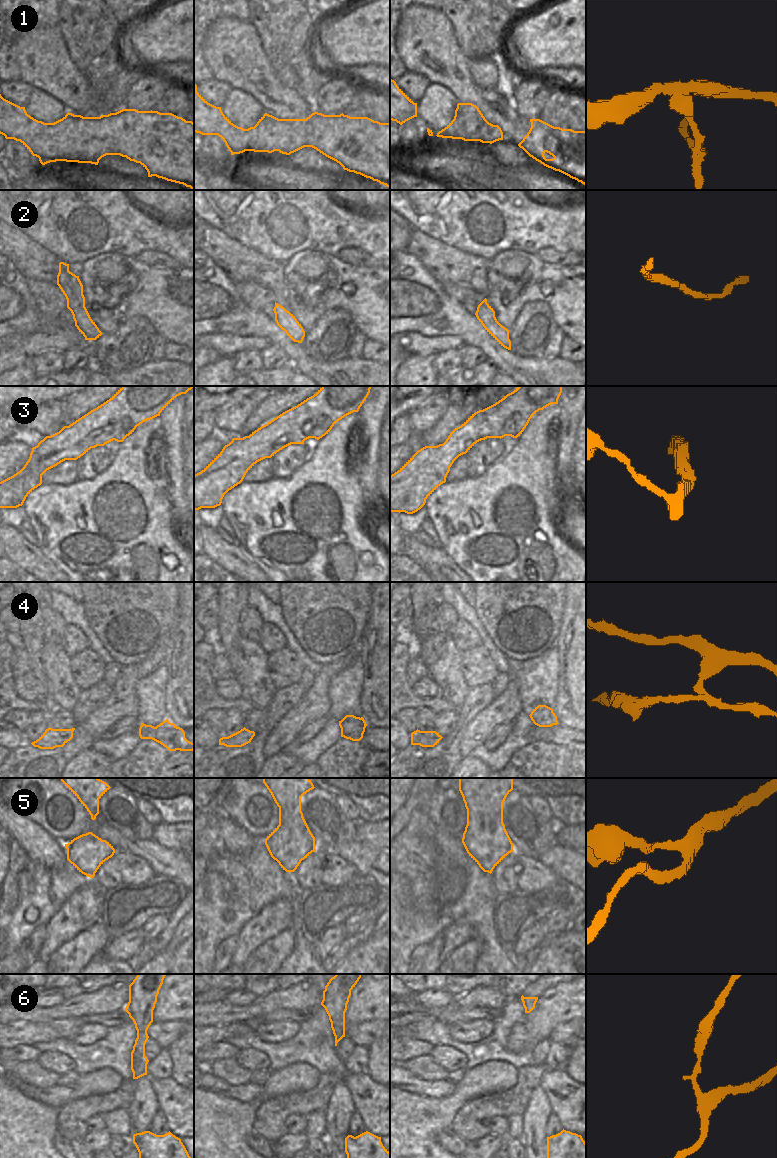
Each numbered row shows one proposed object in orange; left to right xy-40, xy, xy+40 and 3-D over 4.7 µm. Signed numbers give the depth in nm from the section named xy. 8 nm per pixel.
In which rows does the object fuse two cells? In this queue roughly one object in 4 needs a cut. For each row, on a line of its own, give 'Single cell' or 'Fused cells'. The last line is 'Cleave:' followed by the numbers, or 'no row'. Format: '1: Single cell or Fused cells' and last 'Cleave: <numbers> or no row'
1: Fused cells
2: Single cell
3: Single cell
4: Fused cells
5: Single cell
6: Single cell
Cleave: 1, 4

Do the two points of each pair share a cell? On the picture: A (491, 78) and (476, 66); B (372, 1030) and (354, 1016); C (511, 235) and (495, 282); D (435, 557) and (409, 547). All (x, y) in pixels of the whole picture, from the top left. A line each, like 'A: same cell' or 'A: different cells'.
A: same cell
B: different cells
C: different cells
D: same cell

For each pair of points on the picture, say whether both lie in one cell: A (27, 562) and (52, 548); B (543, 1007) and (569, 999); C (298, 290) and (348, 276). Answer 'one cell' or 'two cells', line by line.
A: two cells
B: one cell
C: one cell

